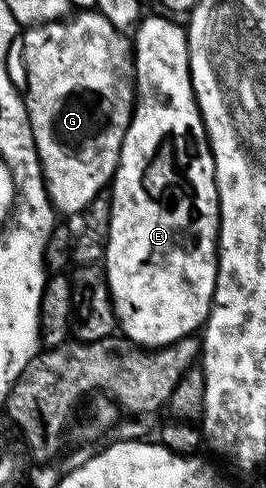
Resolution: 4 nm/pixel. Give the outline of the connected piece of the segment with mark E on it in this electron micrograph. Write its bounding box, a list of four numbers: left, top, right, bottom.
[105,16,219,351]

